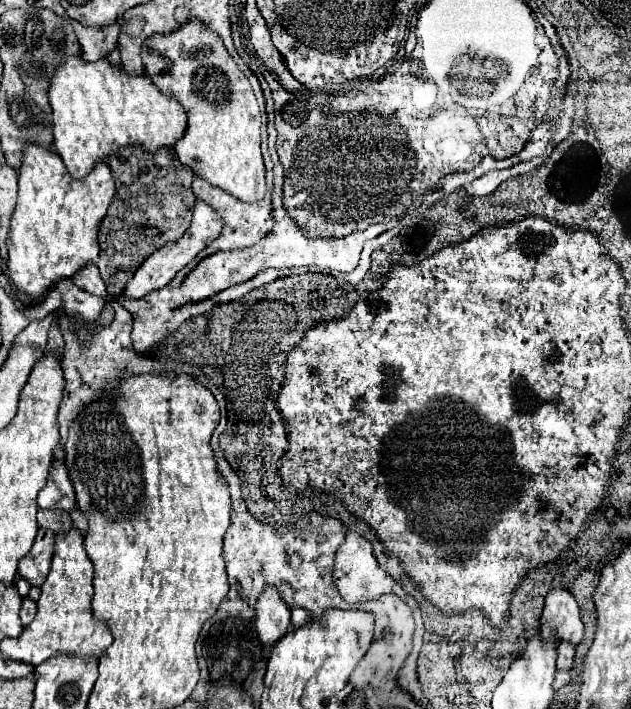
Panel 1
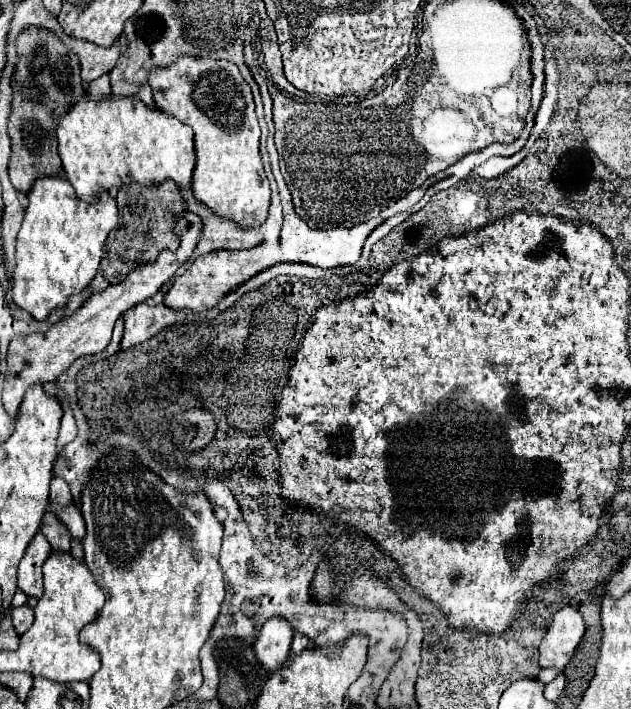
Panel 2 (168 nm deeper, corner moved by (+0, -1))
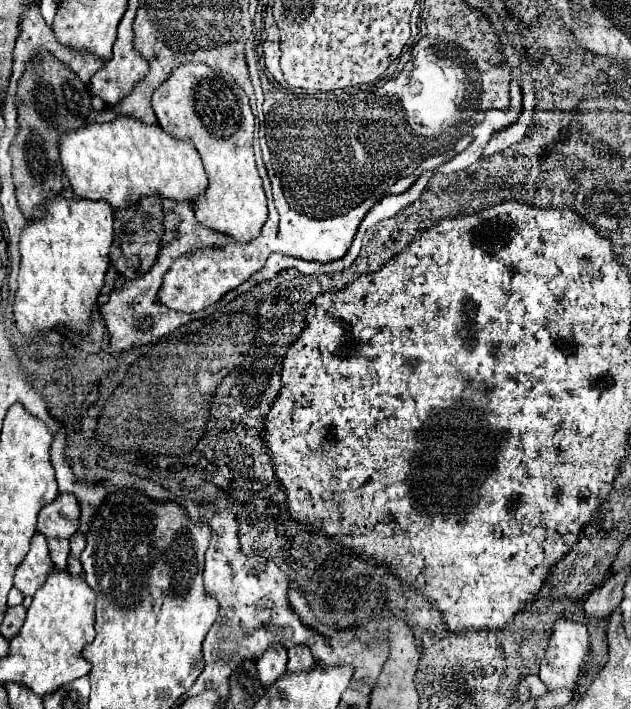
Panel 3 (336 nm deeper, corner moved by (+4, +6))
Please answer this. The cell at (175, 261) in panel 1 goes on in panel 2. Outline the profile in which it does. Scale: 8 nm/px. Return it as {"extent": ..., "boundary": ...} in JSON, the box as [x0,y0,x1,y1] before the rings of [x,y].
{"extent":[4,211,202,417],"boundary":[[[184,211],[176,219],[174,233],[180,239],[180,247],[176,251],[162,251],[156,259],[156,263],[146,263],[136,267],[124,281],[110,285],[106,291],[92,295],[72,317],[62,319],[56,323],[48,333],[32,333],[28,337],[16,337],[12,339],[8,347],[8,369],[6,369],[6,379],[4,379],[4,409],[8,411],[10,417],[18,411],[22,397],[28,387],[36,383],[50,383],[54,381],[60,373],[70,367],[70,363],[82,355],[92,355],[100,353],[112,337],[112,327],[114,321],[130,307],[138,305],[140,301],[152,297],[174,273],[176,269],[194,253],[194,247],[198,245],[200,233],[202,233],[202,223],[198,215]]]}

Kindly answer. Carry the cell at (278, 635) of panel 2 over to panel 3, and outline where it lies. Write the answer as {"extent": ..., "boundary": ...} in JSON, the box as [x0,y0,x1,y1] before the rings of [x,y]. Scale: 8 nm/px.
{"extent":[258,644,286,686],"boundary":[[[272,644],[258,660],[258,678],[264,686],[270,686],[276,678],[280,678],[286,672],[286,648],[282,644]]]}

